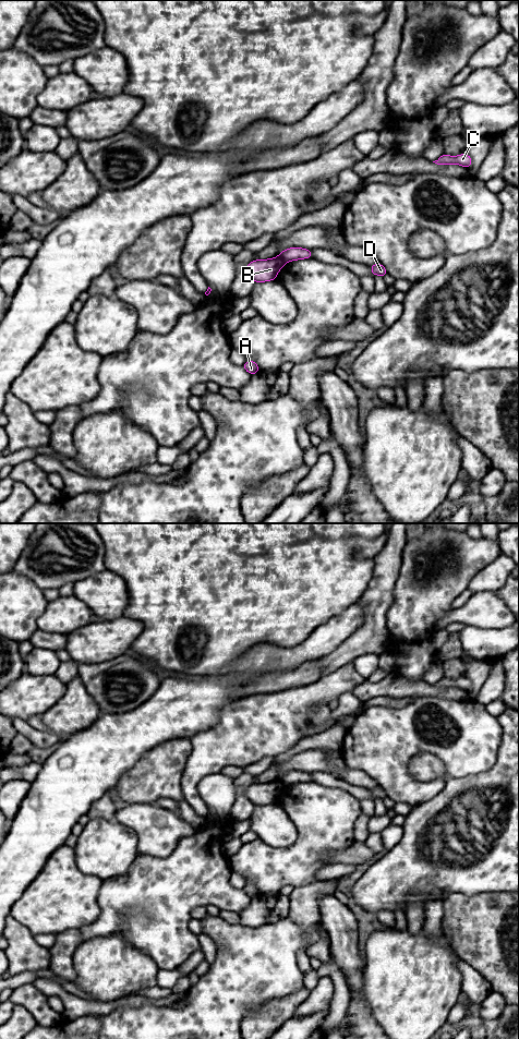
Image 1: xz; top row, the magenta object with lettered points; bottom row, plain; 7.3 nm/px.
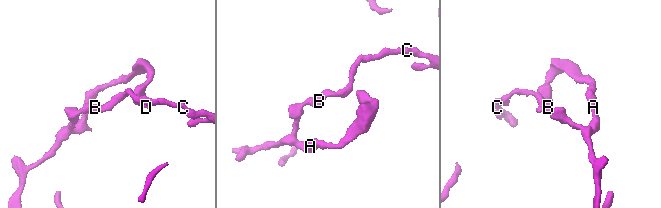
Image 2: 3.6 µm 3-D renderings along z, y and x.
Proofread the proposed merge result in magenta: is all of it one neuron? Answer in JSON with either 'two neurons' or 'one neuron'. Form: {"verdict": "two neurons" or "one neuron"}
{"verdict": "two neurons"}

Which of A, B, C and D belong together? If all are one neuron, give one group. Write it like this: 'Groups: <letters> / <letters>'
Groups: A B D / C

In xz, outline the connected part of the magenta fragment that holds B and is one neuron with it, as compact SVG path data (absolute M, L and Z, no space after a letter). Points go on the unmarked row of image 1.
M281 781L255 783L245 790L244 795L256 806L276 804L278 795L286 786Z

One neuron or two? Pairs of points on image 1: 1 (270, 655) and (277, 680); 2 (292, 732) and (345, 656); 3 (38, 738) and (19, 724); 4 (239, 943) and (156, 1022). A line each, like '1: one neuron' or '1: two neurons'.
1: two neurons
2: two neurons
3: one neuron
4: one neuron

